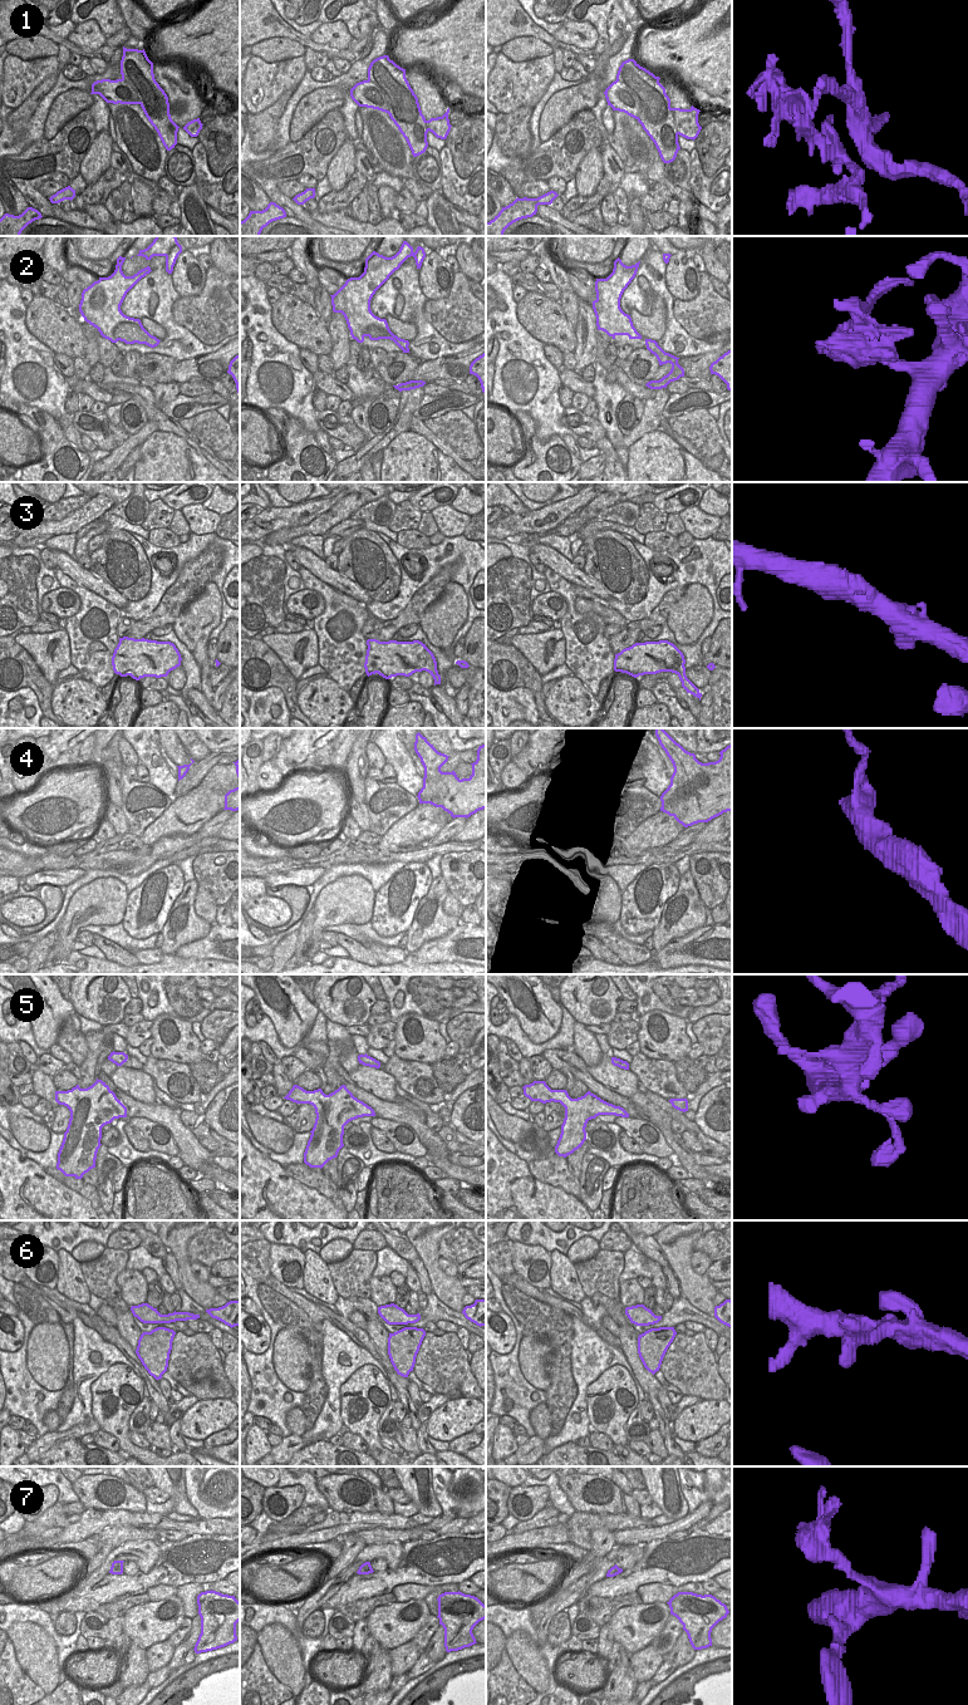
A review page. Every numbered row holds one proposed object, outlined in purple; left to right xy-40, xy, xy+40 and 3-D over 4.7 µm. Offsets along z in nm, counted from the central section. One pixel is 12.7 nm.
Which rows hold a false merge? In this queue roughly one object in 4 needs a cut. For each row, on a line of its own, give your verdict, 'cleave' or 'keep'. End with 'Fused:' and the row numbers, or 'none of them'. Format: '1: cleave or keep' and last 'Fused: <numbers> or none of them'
1: cleave
2: cleave
3: keep
4: cleave
5: keep
6: keep
7: cleave
Fused: 1, 2, 4, 7

